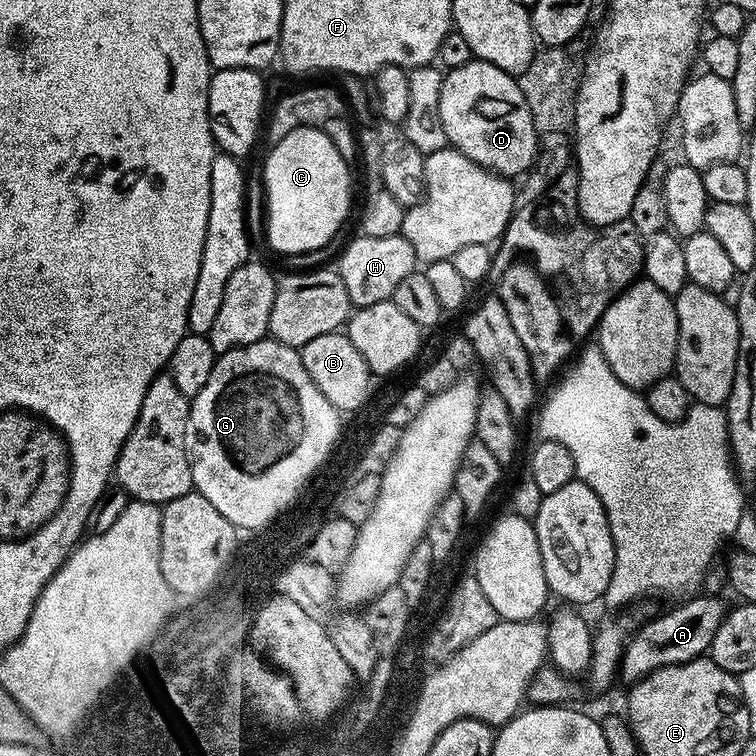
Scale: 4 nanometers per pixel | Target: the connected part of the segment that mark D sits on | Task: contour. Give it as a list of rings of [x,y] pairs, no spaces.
[[[473,58],[466,66],[453,68],[445,75],[440,113],[449,145],[478,166],[509,178],[519,177],[532,167],[538,151],[538,133],[517,77]]]

